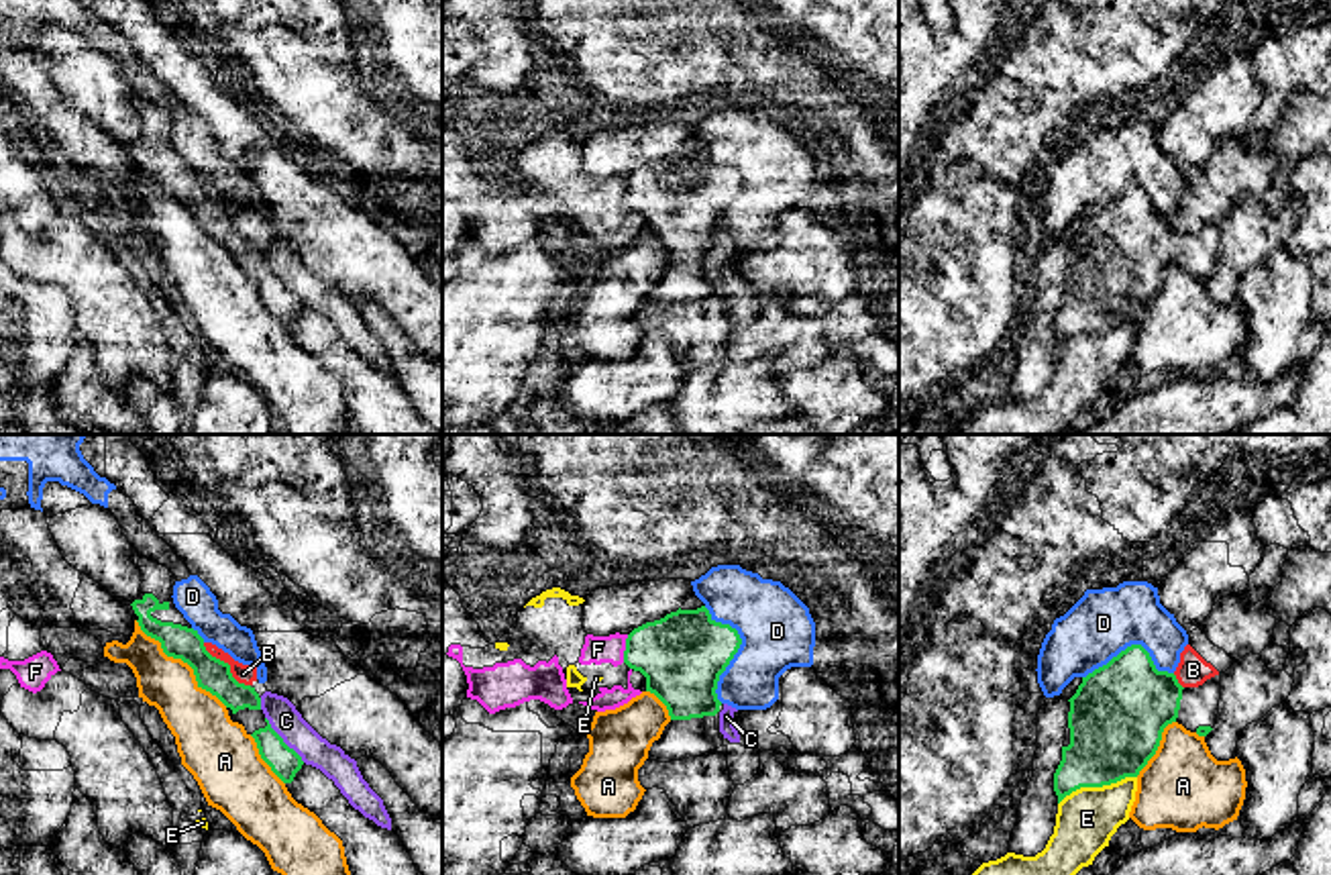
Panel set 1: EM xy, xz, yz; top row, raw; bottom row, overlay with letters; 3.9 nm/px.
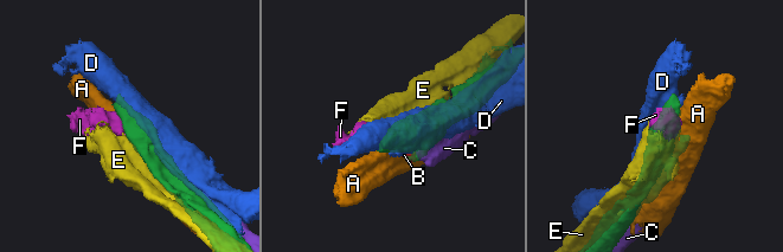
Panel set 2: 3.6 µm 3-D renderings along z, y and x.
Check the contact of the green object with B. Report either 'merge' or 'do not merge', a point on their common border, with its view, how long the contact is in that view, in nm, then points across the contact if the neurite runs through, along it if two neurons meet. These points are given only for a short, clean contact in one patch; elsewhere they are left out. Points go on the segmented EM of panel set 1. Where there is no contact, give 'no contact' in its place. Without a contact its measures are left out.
do not merge; meets green in xy at (229, 665); contact 260 nm long; border along xy (202, 643), (229, 665), (229, 672), (239, 682), (249, 686)

